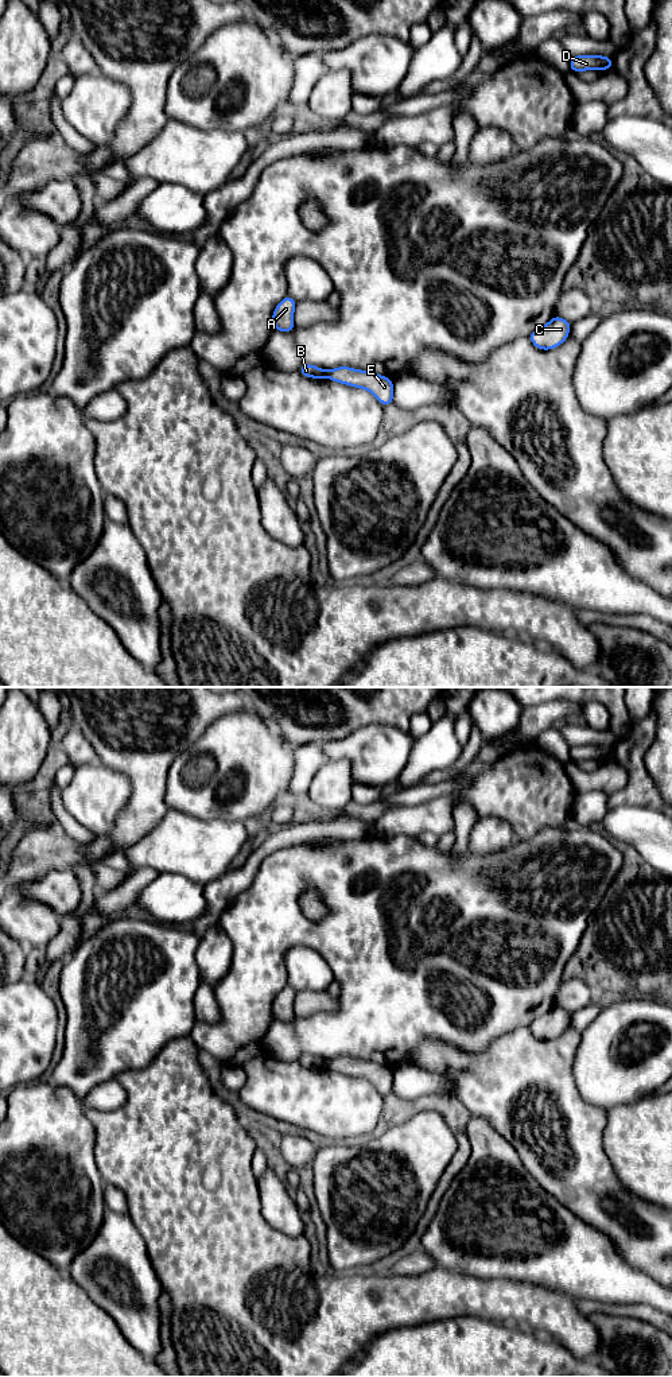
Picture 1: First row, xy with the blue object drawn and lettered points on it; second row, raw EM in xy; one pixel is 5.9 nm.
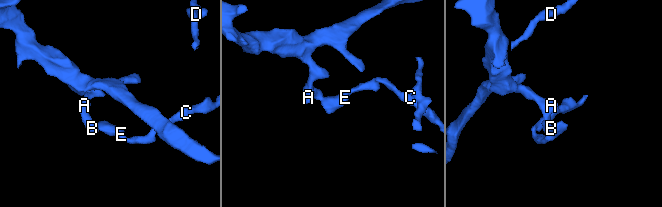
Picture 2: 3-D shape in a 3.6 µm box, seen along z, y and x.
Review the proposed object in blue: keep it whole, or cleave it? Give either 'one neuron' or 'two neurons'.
two neurons

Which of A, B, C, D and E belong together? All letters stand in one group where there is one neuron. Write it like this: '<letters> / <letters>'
A B / C D E

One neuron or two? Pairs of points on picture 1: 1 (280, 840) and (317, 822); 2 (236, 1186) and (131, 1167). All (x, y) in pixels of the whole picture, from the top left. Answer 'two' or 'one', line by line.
1: one
2: one

